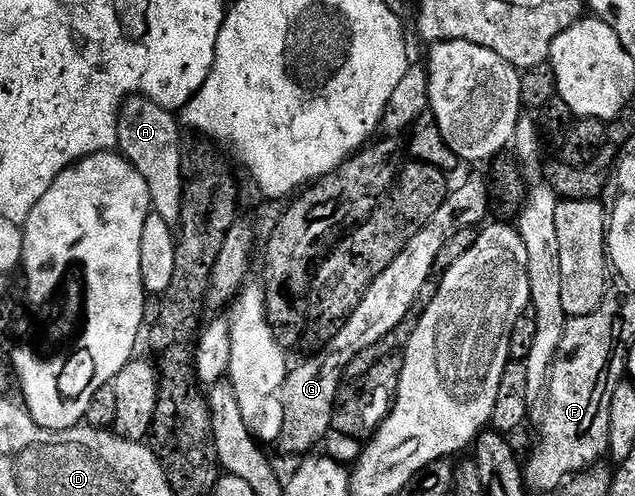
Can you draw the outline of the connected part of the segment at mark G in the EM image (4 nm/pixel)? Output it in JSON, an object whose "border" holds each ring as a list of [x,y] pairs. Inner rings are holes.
{"border":[[[470,177],[459,189],[451,188],[444,203],[440,203],[436,215],[432,215],[432,219],[428,219],[428,223],[424,223],[424,227],[412,235],[404,251],[400,251],[400,255],[396,255],[396,259],[392,259],[392,263],[388,263],[388,267],[376,275],[372,287],[364,291],[364,299],[360,299],[356,311],[352,311],[350,318],[339,325],[334,338],[325,342],[323,349],[326,350],[300,362],[295,369],[293,366],[287,372],[280,394],[284,421],[282,436],[276,442],[277,448],[282,448],[286,453],[302,453],[301,455],[317,450],[314,448],[325,439],[326,432],[331,432],[334,424],[334,407],[338,404],[338,394],[344,385],[345,369],[356,355],[361,352],[370,353],[372,343],[380,343],[384,335],[396,331],[396,327],[404,323],[404,315],[412,311],[416,295],[420,295],[424,283],[435,276],[436,259],[440,251],[444,251],[444,243],[452,239],[457,229],[463,228],[462,216],[470,213],[469,224],[481,226],[490,213],[490,201],[492,202],[492,189],[487,178],[485,181],[482,177]]]}

